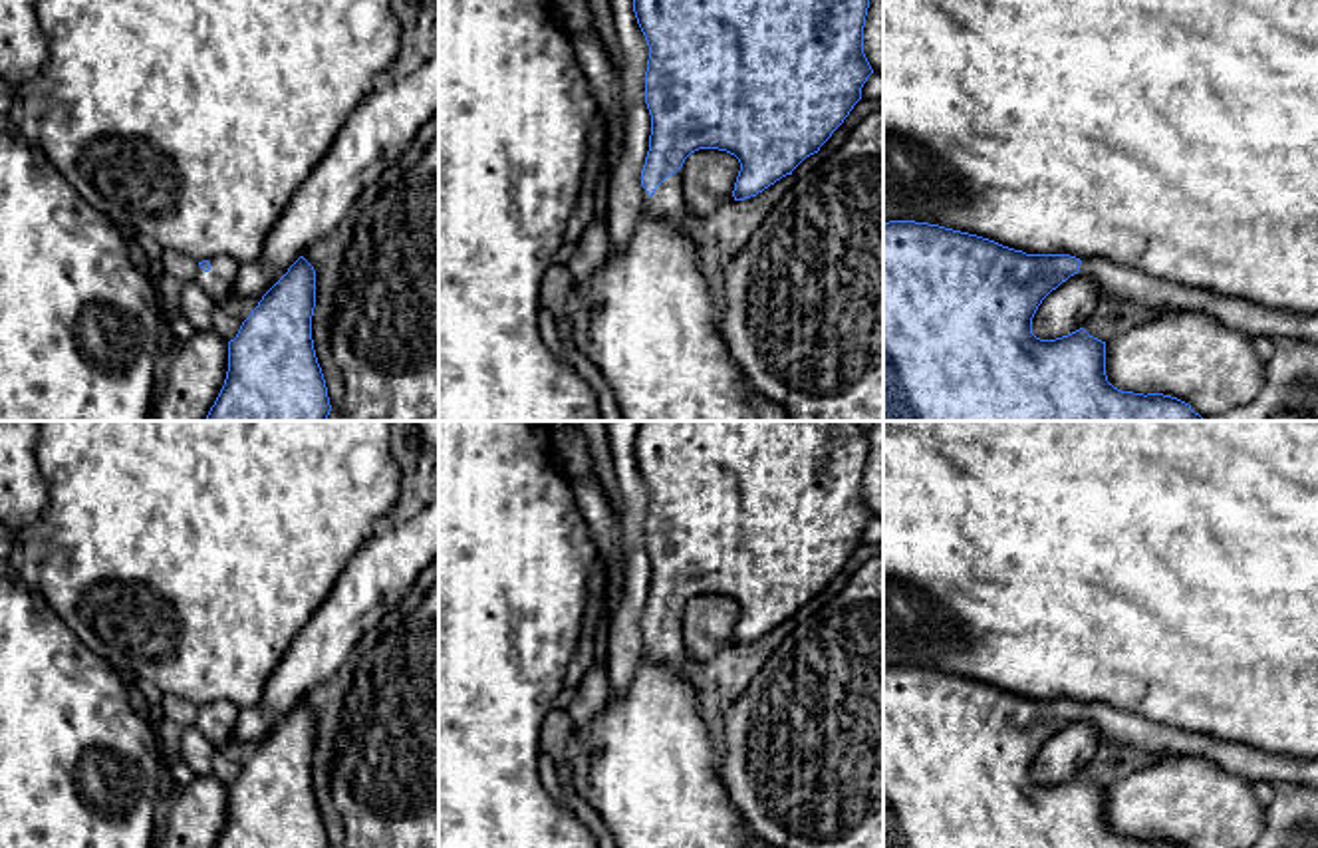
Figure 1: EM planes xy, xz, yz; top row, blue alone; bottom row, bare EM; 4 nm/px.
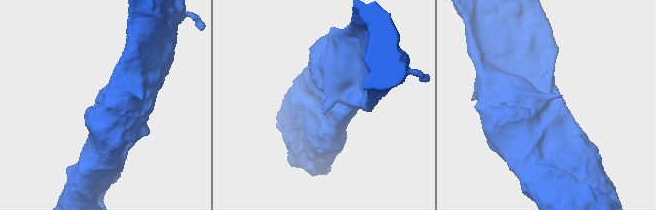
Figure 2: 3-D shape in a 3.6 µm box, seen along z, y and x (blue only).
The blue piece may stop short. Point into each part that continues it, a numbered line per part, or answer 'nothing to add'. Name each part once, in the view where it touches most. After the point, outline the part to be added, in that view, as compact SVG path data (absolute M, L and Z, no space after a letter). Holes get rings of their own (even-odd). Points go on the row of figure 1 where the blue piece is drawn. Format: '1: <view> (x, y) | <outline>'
1: xz (667, 203) | M681 169L667 177L649 197L641 187L643 211L655 218L665 218L673 226L687 228L689 207L683 197Z

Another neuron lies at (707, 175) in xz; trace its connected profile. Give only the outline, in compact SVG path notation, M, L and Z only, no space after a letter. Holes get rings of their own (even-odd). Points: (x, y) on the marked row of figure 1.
M699 149L691 153L681 167L681 183L693 216L709 216L723 203L734 201L738 171L738 159L726 151Z

